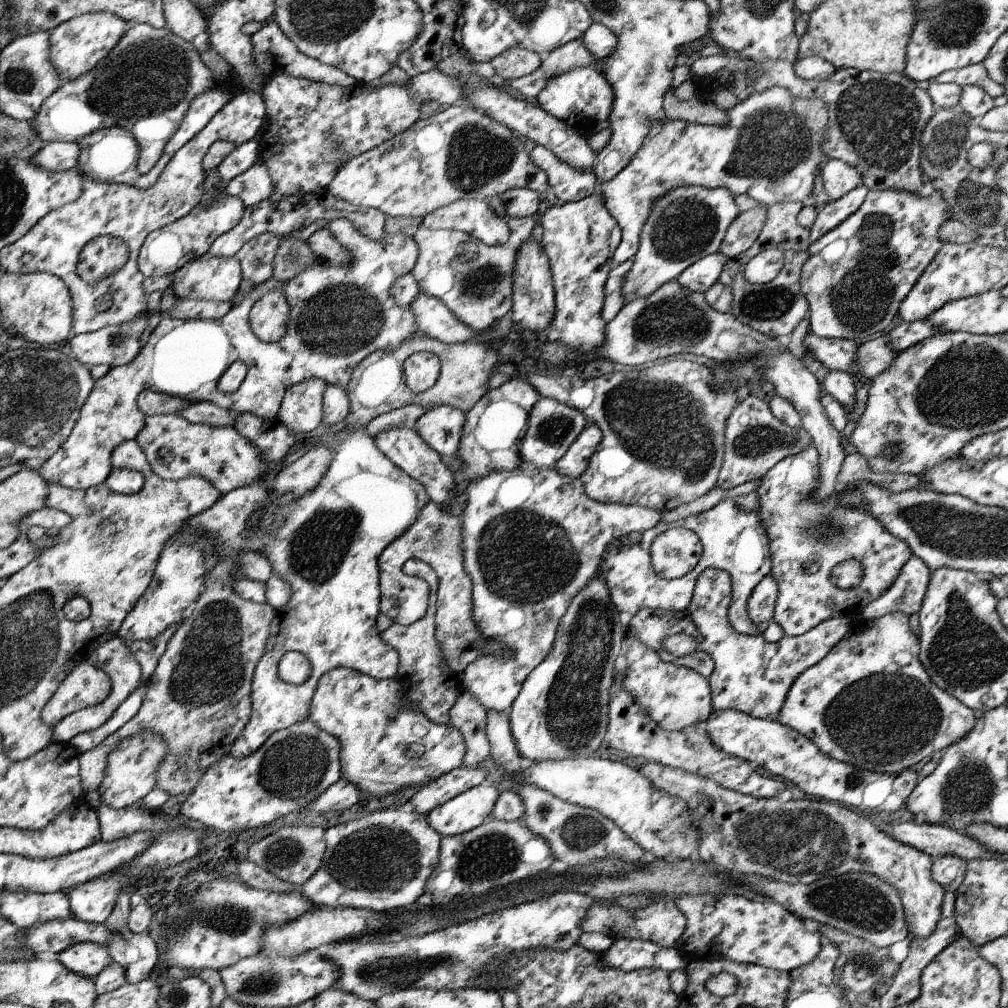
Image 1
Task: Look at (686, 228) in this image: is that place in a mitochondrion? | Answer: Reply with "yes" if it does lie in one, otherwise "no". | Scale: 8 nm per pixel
yes

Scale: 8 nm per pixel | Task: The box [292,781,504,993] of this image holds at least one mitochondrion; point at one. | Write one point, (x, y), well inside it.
(380, 860)

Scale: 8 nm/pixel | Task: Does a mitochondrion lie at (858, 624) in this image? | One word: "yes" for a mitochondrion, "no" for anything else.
no

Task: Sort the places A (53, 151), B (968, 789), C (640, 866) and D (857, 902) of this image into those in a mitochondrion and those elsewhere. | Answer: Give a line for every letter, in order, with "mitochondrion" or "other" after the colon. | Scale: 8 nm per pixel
A: other
B: mitochondrion
C: other
D: mitochondrion

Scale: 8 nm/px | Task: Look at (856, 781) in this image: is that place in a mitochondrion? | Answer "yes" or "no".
yes

